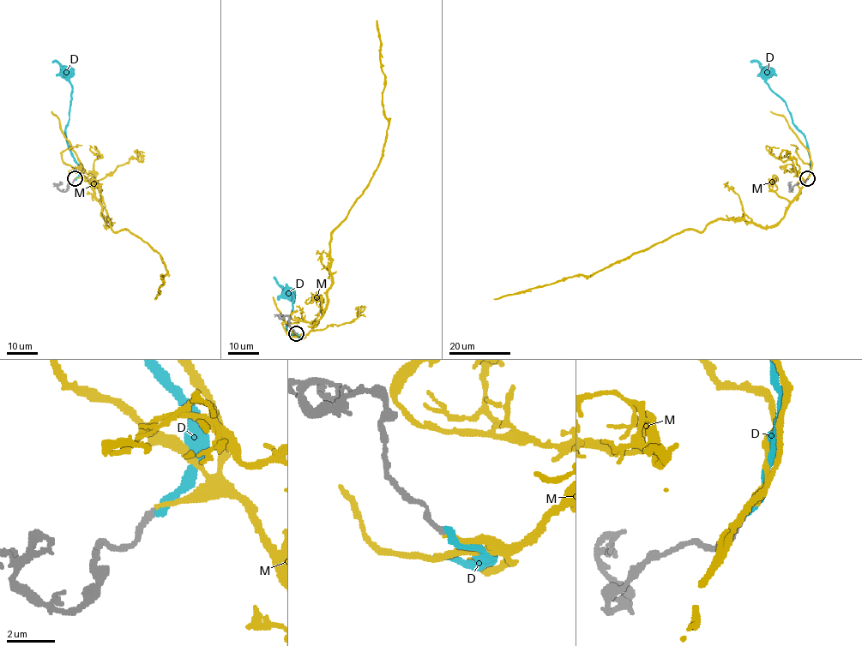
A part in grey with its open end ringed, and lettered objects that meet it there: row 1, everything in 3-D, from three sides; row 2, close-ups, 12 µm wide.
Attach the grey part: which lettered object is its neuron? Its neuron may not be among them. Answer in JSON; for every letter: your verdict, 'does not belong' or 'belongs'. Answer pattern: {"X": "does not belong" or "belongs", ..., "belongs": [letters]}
{"D": "does not belong", "M": "belongs", "belongs": ["M"]}

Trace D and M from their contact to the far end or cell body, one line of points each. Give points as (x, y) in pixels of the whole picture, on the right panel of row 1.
D: (807, 179), (810, 165), (805, 136), (793, 123), (786, 104), (765, 81), (763, 72), (767, 73)
M: (807, 179), (773, 225), (715, 219), (702, 231), (686, 229), (587, 276), (563, 278), (494, 299)

